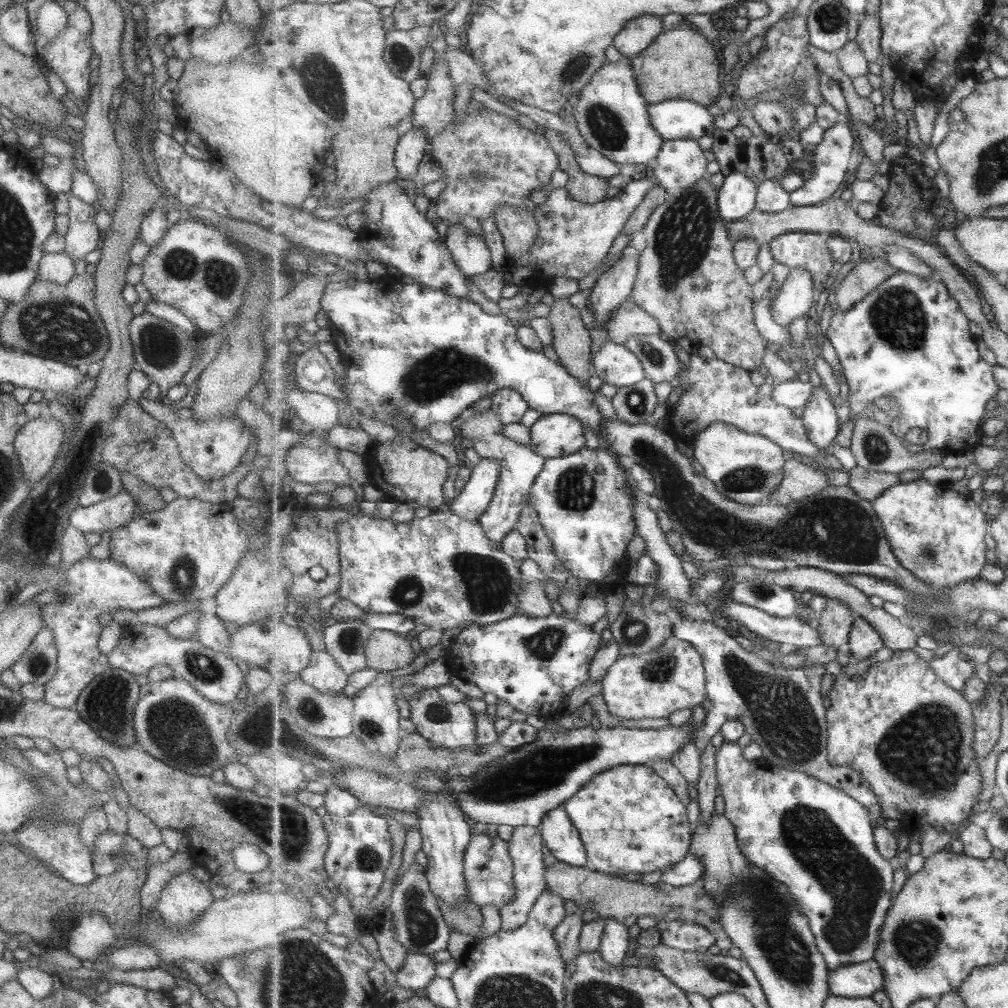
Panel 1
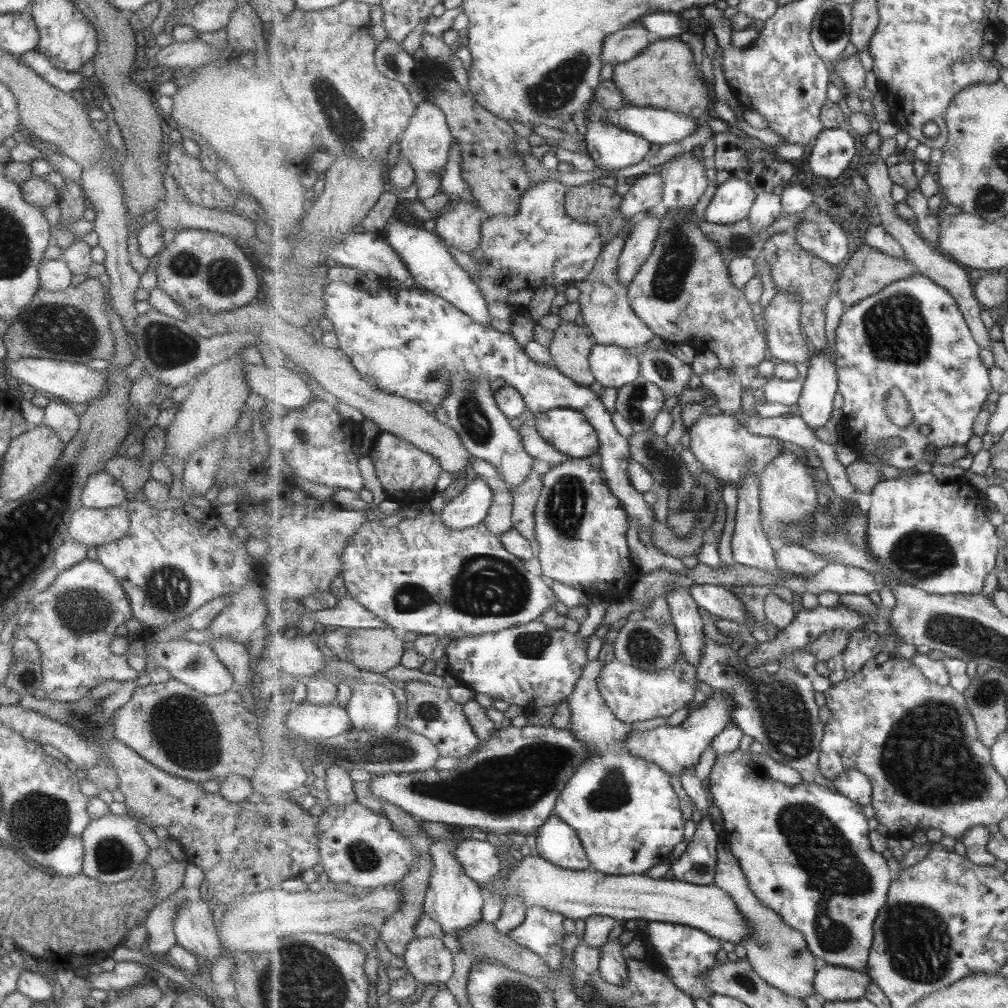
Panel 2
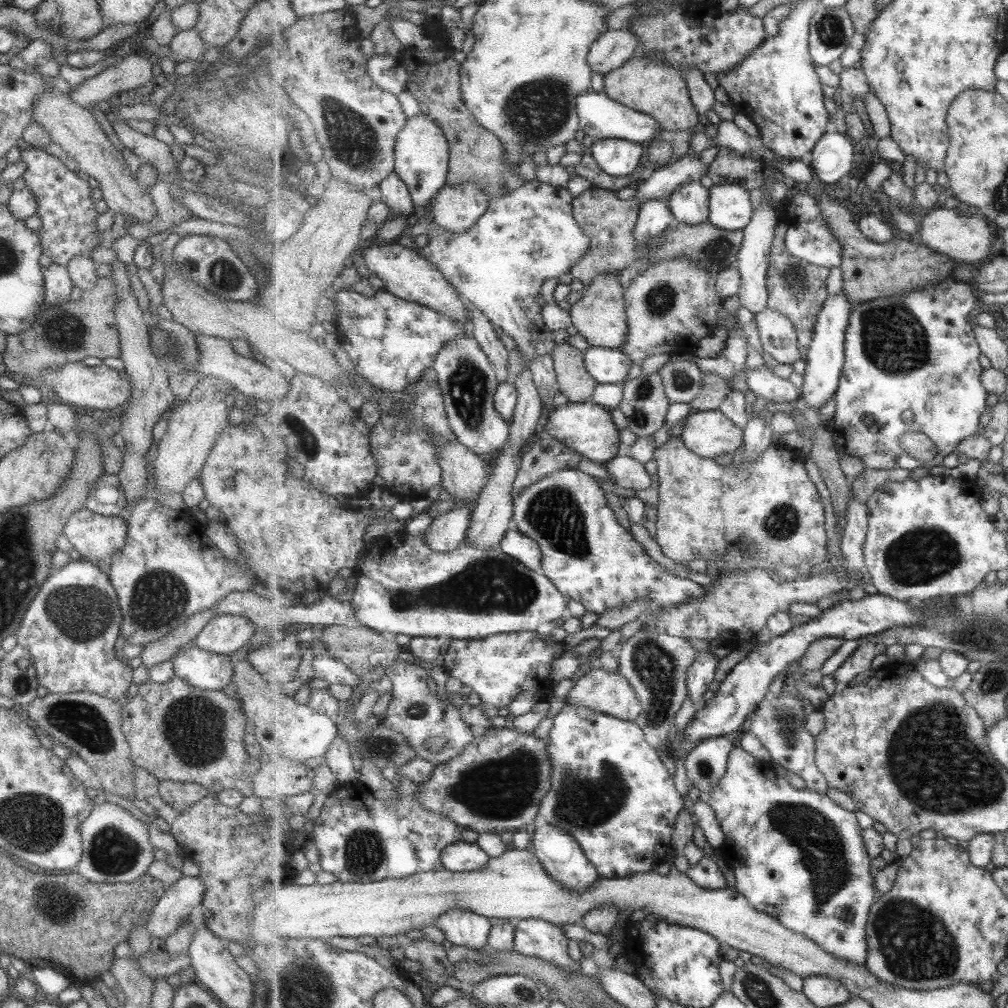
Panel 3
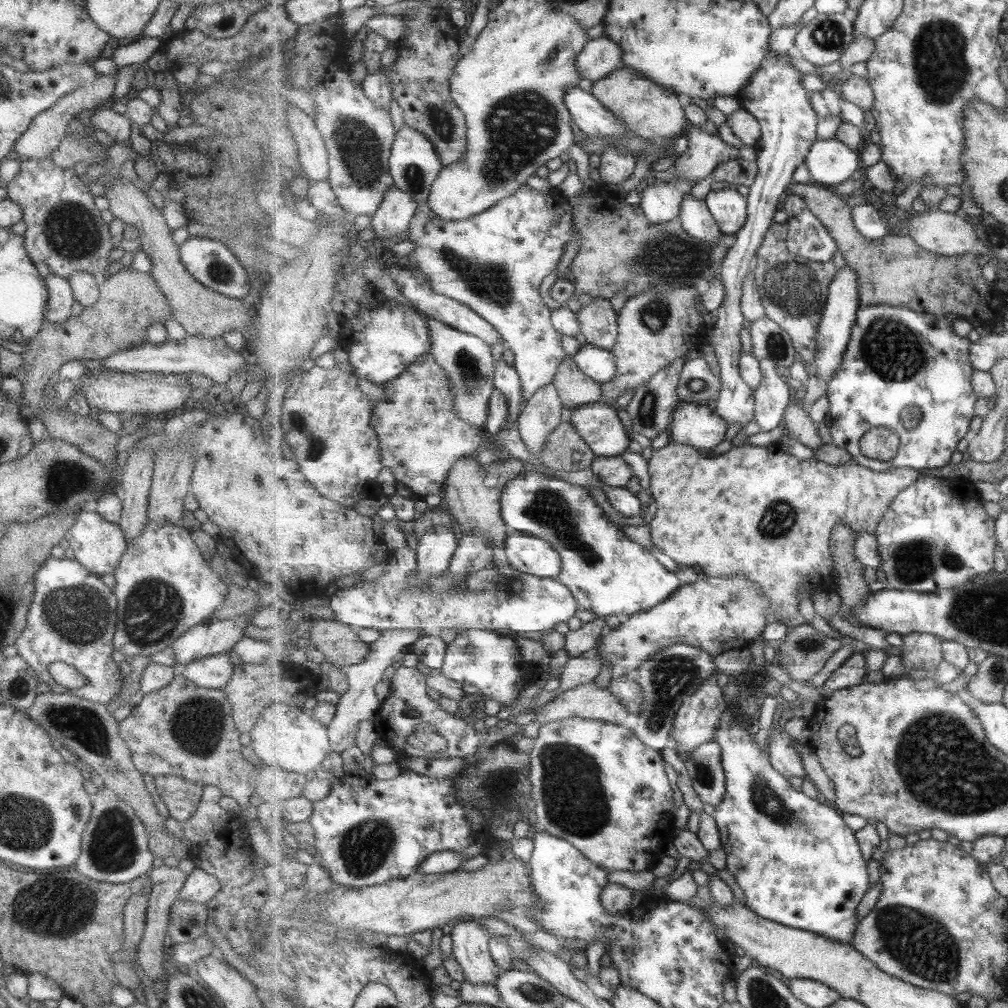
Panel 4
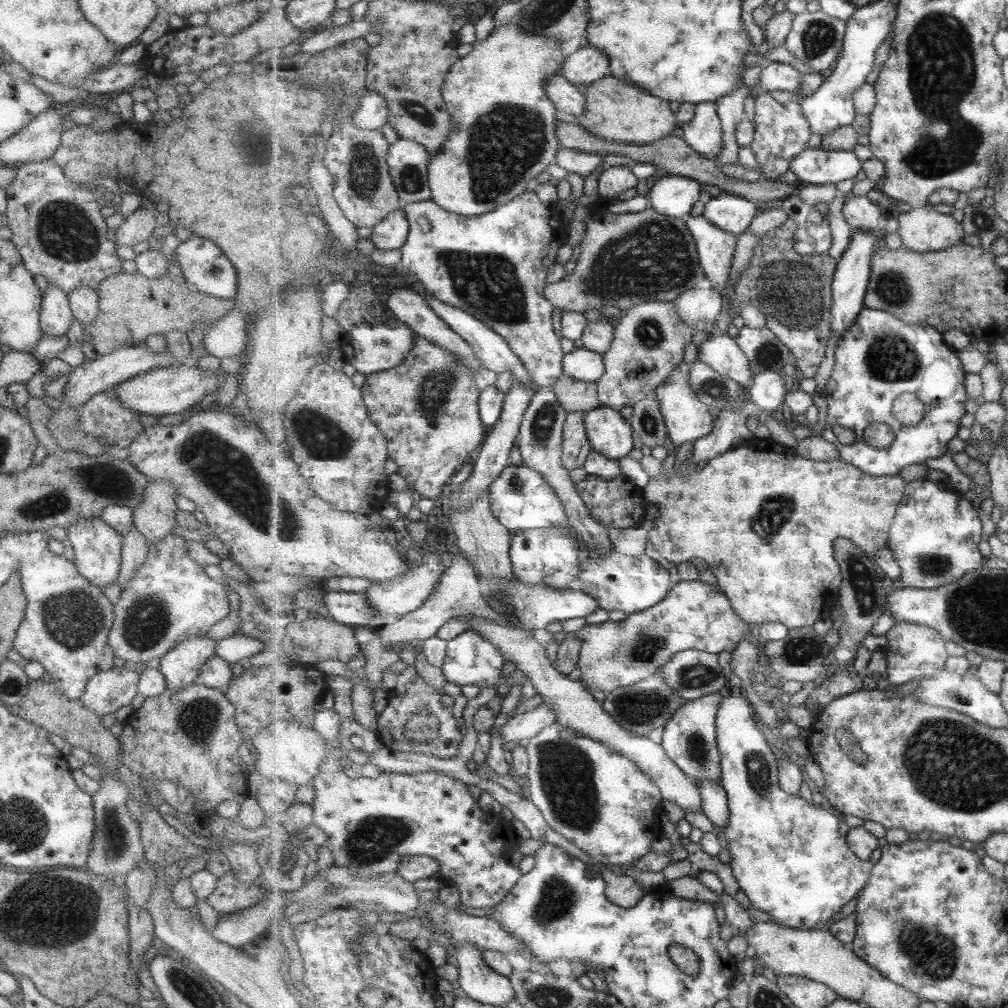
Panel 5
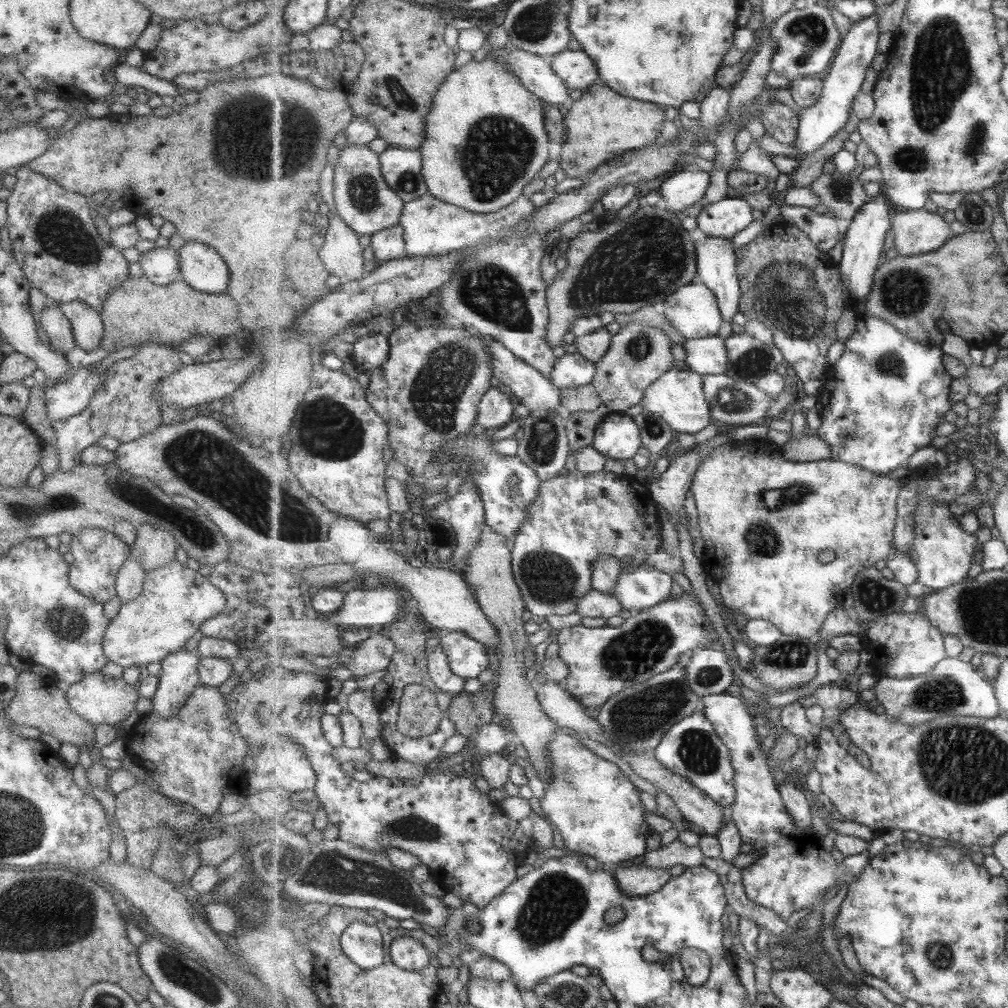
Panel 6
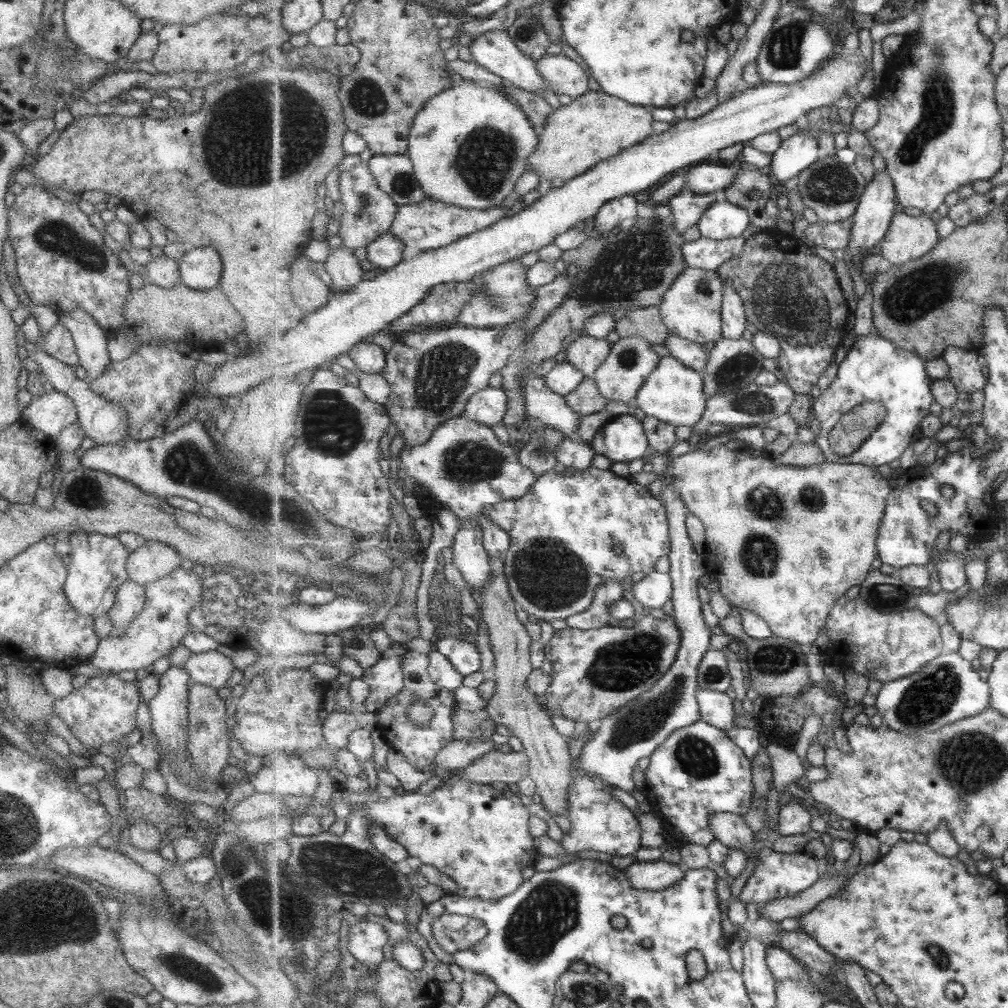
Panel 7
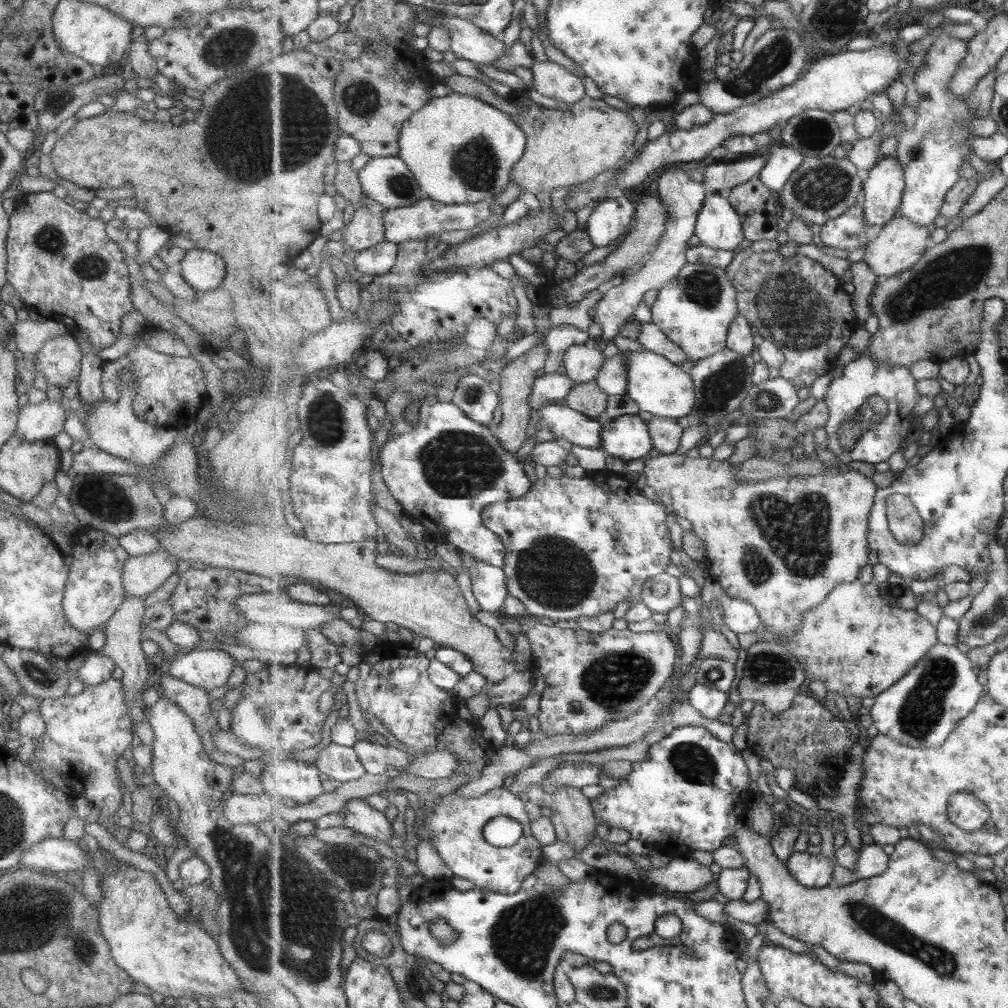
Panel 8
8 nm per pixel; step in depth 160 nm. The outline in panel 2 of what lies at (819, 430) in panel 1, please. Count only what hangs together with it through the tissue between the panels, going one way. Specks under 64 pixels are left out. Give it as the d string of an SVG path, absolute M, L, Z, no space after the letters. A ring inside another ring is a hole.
M827 350L814 352L809 365L803 394L798 403L799 414L812 429L821 428L829 422L835 394L840 392L839 373L836 361L831 360Z

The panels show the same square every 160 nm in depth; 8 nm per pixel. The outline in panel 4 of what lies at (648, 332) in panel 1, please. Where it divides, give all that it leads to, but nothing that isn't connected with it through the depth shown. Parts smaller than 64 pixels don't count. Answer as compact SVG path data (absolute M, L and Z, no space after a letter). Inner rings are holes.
M596 298L594 303L581 308L577 312L577 316L580 322L581 334L584 335L586 343L611 350L619 339L619 313L619 311L613 310L611 302L599 298Z

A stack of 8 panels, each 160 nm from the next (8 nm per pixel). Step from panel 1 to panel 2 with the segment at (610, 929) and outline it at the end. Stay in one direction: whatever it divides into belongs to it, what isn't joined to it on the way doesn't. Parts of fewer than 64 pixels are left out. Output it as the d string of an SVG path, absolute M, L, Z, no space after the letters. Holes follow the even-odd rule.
M618 939L602 947L600 972L602 978L609 984L626 986L630 982L629 958L625 955L625 948L623 947Z

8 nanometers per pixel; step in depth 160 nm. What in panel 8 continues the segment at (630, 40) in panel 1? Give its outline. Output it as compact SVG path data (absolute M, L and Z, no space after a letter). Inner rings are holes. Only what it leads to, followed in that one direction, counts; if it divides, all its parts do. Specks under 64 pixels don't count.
M548 60L545 62L536 62L530 70L533 72L533 89L543 96L553 98L560 105L578 103L586 97L585 84L583 84L581 77L575 76L575 74L566 70L563 66L555 64L555 62Z

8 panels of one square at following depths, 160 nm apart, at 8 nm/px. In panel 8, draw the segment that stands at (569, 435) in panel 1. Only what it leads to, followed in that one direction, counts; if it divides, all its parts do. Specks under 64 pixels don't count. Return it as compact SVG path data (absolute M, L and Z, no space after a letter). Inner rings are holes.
M619 416L604 424L602 448L624 462L643 458L653 450L650 423L641 416Z

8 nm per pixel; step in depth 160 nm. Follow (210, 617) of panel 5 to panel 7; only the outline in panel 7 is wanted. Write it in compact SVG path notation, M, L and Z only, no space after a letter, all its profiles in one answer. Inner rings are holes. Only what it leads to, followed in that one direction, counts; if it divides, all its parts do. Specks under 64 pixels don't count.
M180 566L175 570L149 583L144 587L144 603L141 612L131 621L126 630L116 636L98 640L97 648L90 660L91 666L101 670L103 675L115 675L121 670L134 670L138 673L147 672L154 660L162 656L170 656L173 648L180 644L183 635L189 631L187 613L191 607L200 603L202 579L195 575L191 569L182 569Z

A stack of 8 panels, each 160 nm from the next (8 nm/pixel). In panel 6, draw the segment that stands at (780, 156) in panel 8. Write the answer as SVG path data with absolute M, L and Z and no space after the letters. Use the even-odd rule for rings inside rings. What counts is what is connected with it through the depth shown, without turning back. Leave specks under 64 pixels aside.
M880 10L865 20L852 22L851 29L842 38L830 72L823 80L825 83L822 98L809 108L801 108L798 139L792 144L794 148L798 148L798 153L793 156L794 158L802 160L808 154L817 152L847 124L851 116L851 108L854 108L855 97L861 92L861 86L865 82L865 72L869 66L872 66L871 62L875 60L878 53L877 44L879 44L879 33L881 33L879 15Z

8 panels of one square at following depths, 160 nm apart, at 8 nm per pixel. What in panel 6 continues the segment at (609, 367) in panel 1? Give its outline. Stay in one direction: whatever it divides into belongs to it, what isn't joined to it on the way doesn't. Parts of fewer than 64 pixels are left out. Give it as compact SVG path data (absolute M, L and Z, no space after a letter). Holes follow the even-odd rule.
M577 351L561 356L550 378L560 389L577 388L592 384L597 371L597 364Z

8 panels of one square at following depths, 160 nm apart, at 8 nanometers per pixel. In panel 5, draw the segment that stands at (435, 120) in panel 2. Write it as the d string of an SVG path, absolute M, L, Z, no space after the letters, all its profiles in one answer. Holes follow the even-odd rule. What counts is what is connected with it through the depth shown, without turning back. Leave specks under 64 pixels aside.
M399 139L390 145L390 175L404 205L432 198L430 152L418 141Z

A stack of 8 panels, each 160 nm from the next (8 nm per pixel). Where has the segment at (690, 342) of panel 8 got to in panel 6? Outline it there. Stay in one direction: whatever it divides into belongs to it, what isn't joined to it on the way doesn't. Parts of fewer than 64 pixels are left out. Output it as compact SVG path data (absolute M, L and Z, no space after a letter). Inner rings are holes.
M699 279L671 294L664 302L664 314L685 339L716 336L724 321L715 294Z

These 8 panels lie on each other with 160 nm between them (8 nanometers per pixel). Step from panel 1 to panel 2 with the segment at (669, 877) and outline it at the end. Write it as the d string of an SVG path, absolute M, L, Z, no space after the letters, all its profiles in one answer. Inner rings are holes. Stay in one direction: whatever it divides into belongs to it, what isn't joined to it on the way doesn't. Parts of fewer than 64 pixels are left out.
M705 815L693 836L687 849L671 866L673 879L700 886L714 885L722 835L713 828L713 818Z

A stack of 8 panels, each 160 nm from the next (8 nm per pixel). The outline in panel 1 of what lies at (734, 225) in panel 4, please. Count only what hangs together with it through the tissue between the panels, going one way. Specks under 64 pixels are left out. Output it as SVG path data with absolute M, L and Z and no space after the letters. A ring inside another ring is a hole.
M743 172L726 176L718 190L723 221L738 221L758 208L758 185Z

